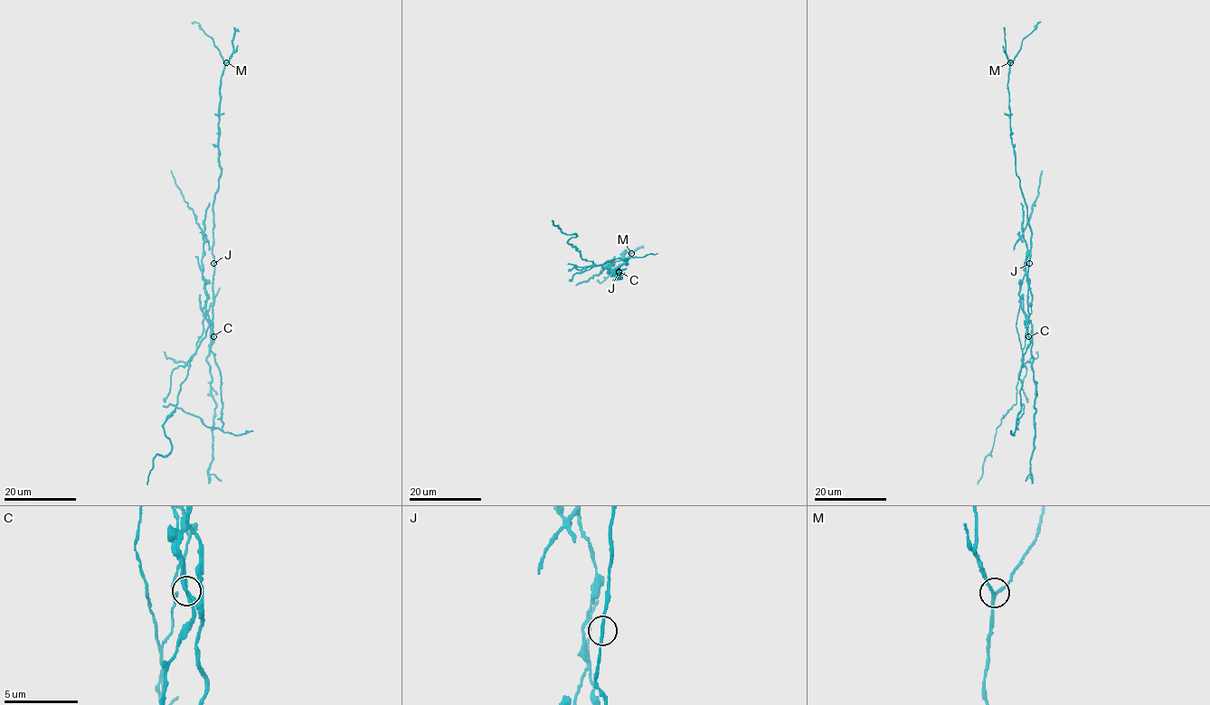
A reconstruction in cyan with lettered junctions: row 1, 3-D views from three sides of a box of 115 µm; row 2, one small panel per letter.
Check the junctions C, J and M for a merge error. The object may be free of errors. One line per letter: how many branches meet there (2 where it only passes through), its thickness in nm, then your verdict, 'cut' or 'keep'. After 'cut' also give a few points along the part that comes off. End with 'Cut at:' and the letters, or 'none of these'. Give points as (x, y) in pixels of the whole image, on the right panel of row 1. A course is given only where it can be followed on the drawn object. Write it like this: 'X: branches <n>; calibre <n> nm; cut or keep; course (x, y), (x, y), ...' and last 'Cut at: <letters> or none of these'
C: branches 2; calibre 220 nm; cut; course (1028, 336), (1028, 317), (1023, 366), (1016, 385), (1016, 403), (997, 428), (991, 455), (986, 456), (978, 484)
J: branches 2; calibre 200 nm; keep
M: branches 3; calibre 220 nm; keep
Cut at: C

